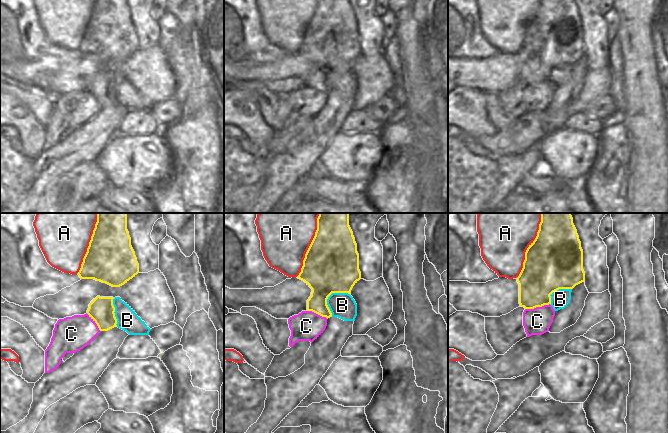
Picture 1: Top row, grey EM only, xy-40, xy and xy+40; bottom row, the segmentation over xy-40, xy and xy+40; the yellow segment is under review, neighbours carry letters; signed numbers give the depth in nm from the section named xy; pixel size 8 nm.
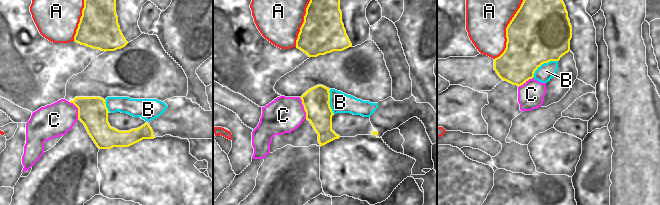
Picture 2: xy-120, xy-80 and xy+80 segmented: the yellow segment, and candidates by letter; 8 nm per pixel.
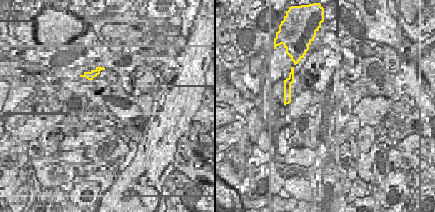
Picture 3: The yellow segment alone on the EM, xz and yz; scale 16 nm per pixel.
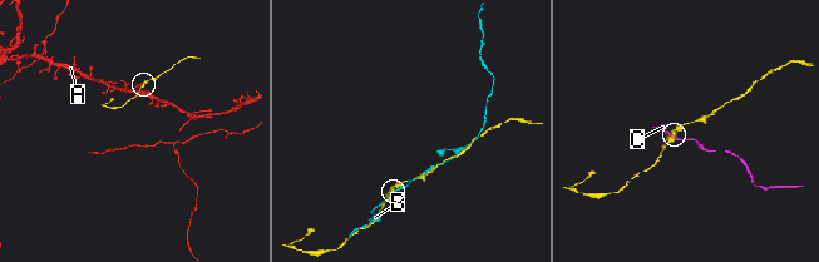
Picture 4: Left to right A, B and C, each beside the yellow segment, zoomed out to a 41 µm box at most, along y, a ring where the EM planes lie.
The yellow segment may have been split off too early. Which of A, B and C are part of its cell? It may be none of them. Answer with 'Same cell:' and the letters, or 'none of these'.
Same cell: none of these

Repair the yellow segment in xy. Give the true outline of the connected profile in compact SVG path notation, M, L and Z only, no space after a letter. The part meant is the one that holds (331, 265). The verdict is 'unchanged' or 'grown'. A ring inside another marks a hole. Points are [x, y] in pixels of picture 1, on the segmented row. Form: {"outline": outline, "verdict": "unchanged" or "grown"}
{"outline": "M319 213L315 236L305 254L298 279L304 281L311 289L307 300L307 311L312 311L327 319L332 313L327 299L332 293L351 294L353 286L361 279L359 254L353 232L349 226L350 213Z", "verdict": "unchanged"}

